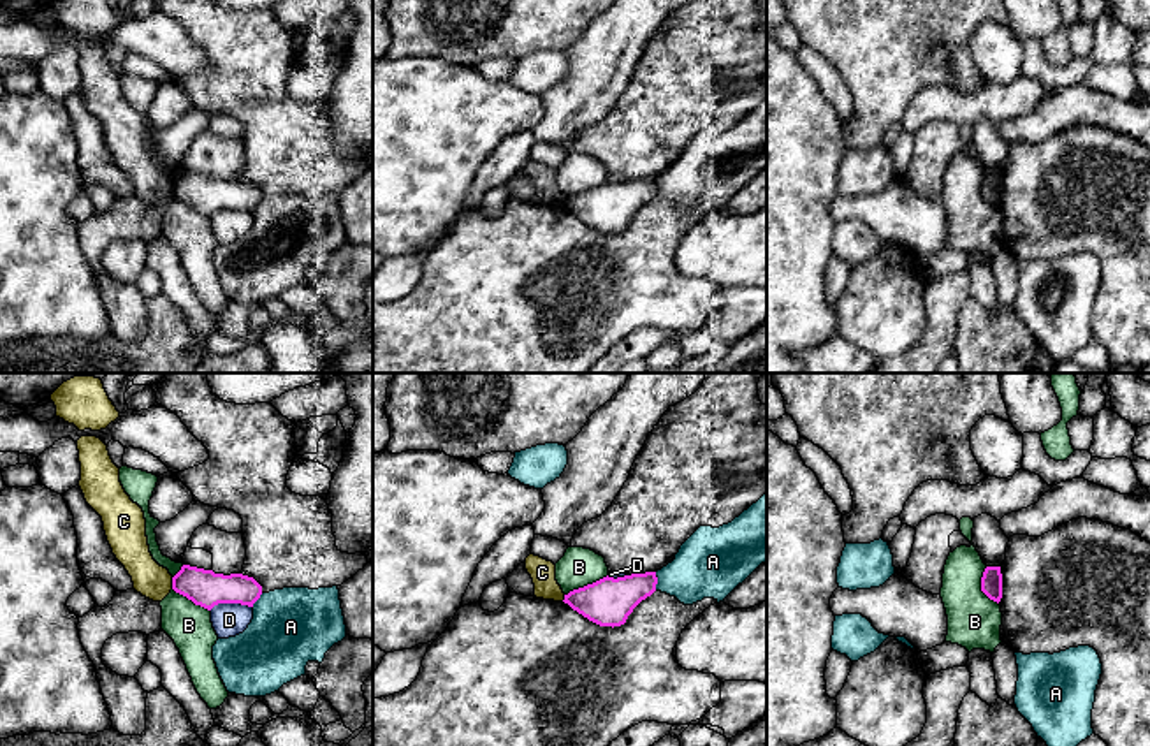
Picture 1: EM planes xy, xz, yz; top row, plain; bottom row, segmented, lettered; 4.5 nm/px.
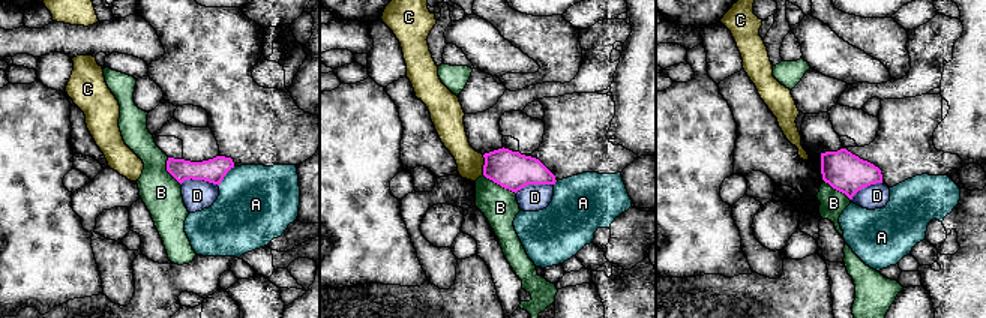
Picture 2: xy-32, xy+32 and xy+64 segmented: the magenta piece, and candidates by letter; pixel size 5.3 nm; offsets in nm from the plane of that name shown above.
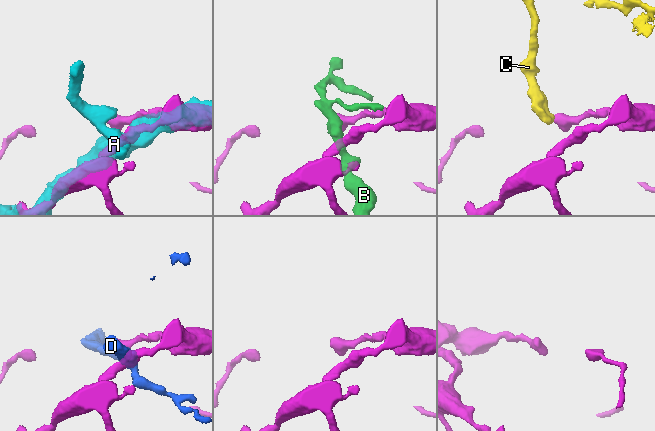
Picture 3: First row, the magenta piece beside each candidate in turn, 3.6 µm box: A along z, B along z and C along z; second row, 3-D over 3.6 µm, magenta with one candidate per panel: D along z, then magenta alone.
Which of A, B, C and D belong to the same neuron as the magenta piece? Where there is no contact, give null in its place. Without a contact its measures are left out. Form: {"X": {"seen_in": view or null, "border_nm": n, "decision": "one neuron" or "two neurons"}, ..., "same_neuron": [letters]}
{"A": {"seen_in": "xz", "border_nm": 90, "decision": "two neurons"}, "B": {"seen_in": "xz", "border_nm": 220, "decision": "two neurons"}, "C": {"seen_in": "xy", "border_nm": 60, "decision": "two neurons"}, "D": {"seen_in": "xy", "border_nm": 200, "decision": "two neurons"}, "same_neuron": []}

